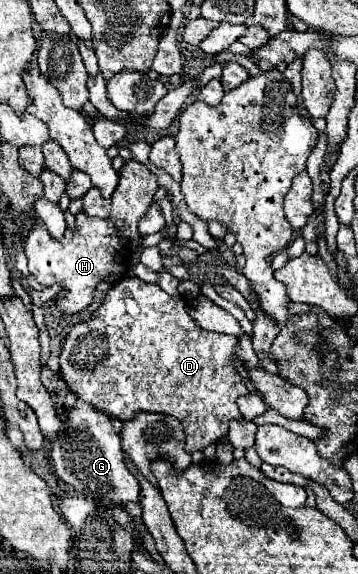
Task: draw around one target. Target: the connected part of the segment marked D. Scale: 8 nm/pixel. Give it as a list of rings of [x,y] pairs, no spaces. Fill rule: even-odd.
[[[133,276],[117,282],[109,290],[97,308],[97,314],[71,328],[59,358],[61,374],[77,398],[121,422],[131,420],[137,412],[163,412],[175,416],[185,428],[187,452],[193,452],[217,442],[223,434],[227,434],[229,422],[241,416],[235,400],[241,394],[247,394],[247,388],[231,362],[235,346],[237,336],[199,328],[187,314],[183,298],[171,298],[159,286]]]

